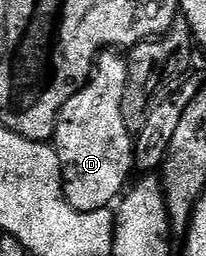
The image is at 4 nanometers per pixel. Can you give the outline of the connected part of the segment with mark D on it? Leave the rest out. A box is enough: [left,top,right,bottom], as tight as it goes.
[51,52,133,212]

